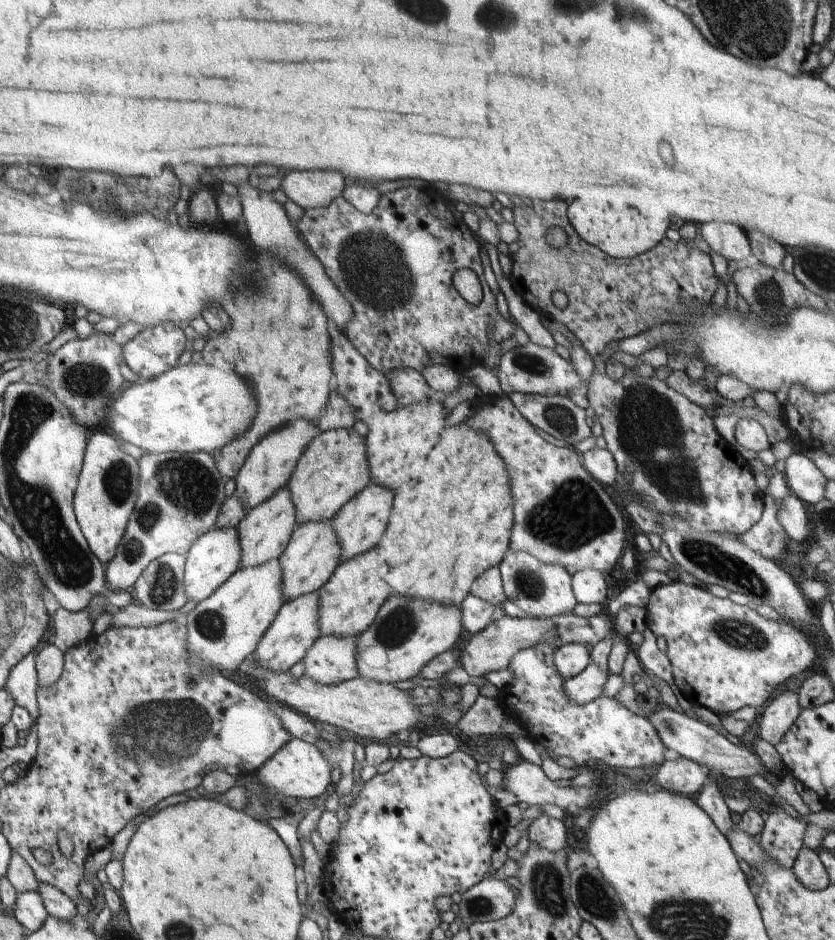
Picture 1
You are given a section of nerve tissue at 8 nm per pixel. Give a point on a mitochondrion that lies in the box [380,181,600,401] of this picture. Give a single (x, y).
(532, 364)

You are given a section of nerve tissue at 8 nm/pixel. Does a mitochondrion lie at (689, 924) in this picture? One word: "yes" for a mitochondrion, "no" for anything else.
yes

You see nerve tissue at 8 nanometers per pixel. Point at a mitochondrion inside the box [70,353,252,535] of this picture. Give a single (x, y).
(119, 484)

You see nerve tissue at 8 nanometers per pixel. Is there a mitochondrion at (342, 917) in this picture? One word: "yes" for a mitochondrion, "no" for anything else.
no

